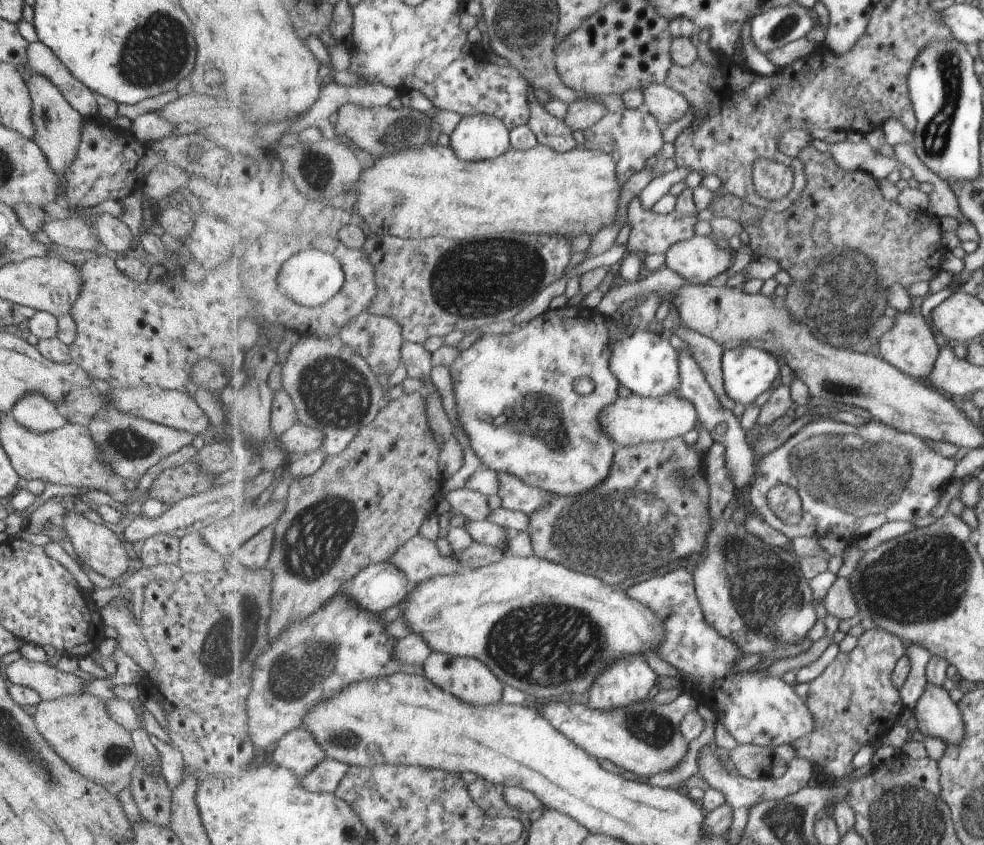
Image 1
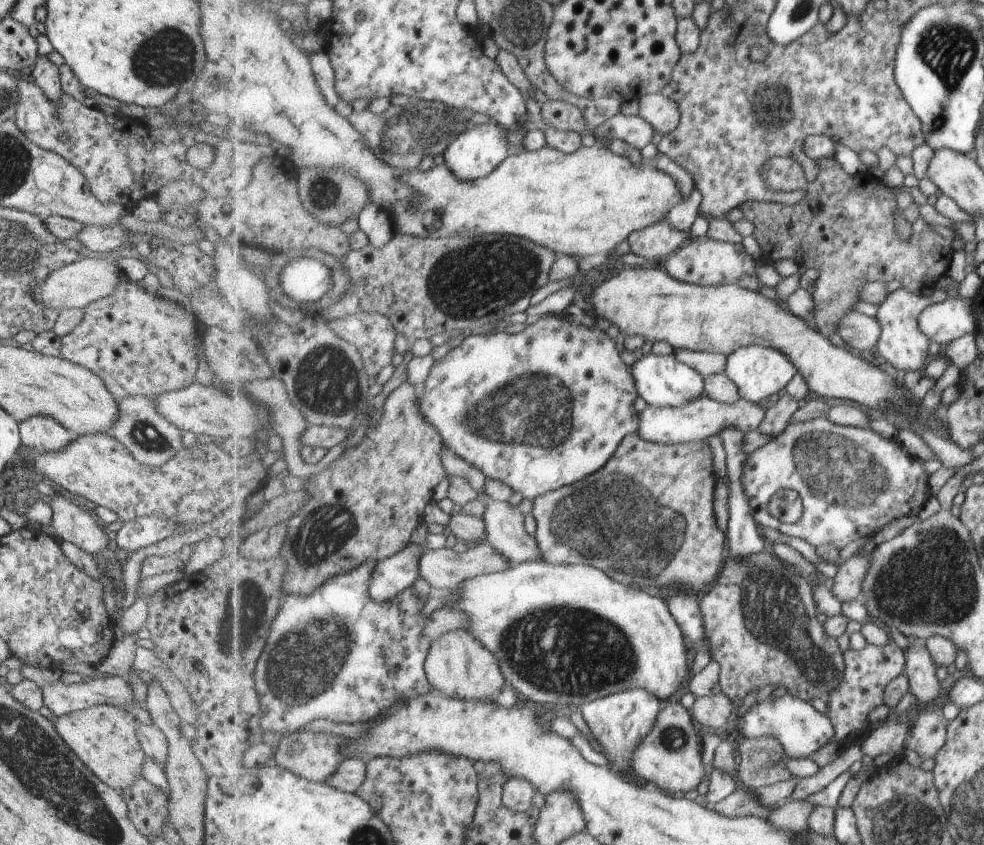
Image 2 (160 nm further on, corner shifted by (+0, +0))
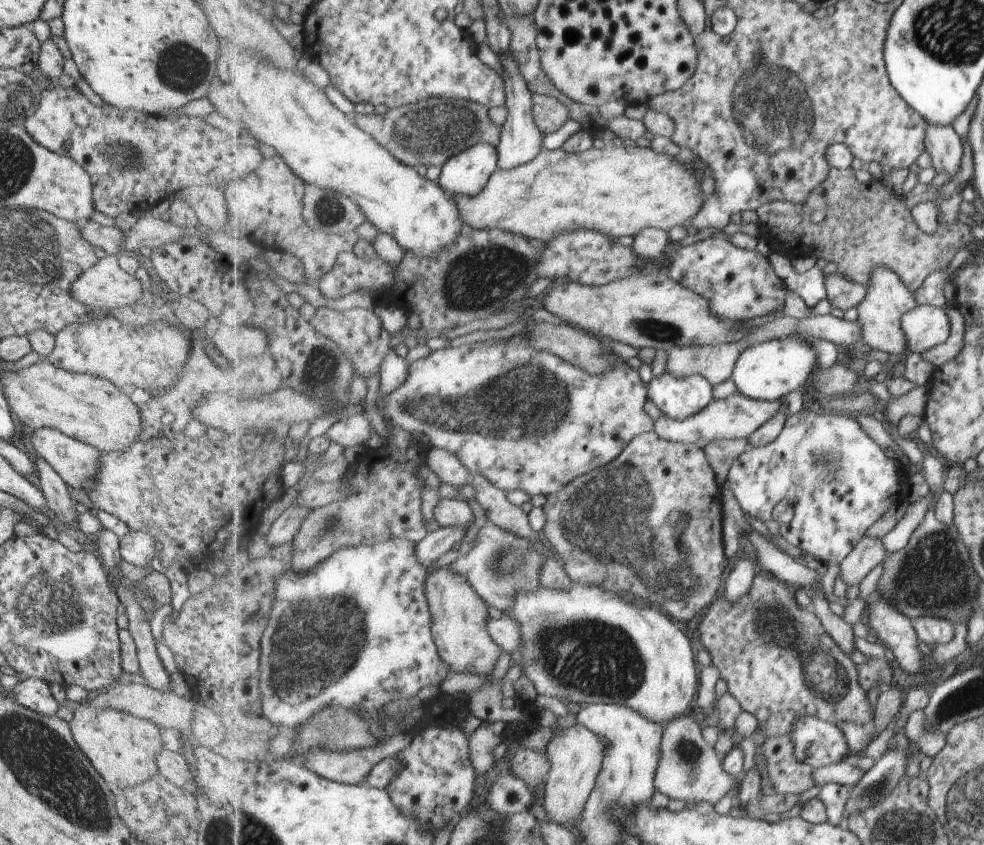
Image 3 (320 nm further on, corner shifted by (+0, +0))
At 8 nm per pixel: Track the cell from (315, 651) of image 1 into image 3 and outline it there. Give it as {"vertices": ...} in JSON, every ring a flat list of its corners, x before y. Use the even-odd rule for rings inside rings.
{"vertices":[[392,539,390,542,376,543,375,546,345,547,333,554,326,561,319,562,307,574,297,574,289,569,276,586,276,604,269,626,262,639,261,681,260,690,262,701,265,703,264,722,268,727,276,730,296,730,303,720,312,717,317,711,327,706,345,706,363,710,369,720,378,718,381,708,393,700,407,700,417,696,425,686,438,686,447,679,449,666,441,660,438,646,435,644,432,626,434,619,427,597,427,567,417,560,415,554,417,543,411,540]]}

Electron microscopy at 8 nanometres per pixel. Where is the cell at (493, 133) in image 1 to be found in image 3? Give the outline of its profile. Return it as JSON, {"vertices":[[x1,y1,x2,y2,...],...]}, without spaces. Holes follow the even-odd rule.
{"vertices":[[479,142,451,158,442,167,437,182,451,198,455,194,477,196,487,187,498,169,498,148,489,142]]}

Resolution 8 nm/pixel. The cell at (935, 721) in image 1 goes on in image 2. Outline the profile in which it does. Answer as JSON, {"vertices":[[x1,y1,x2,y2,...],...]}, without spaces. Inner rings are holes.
{"vertices":[[917,639,912,640,902,652,906,656,903,673,908,681,908,693,915,698,916,707,933,704,939,695,940,682,935,677,936,668,923,643]]}

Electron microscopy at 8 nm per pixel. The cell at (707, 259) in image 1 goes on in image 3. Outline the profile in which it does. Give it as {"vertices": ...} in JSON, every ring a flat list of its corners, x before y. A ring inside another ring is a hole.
{"vertices":[[714,235,683,246,673,258,670,278,705,296,715,316,725,320,755,320,771,312,783,311,789,294,786,282,779,278,769,258,757,250,737,248,726,236]]}

